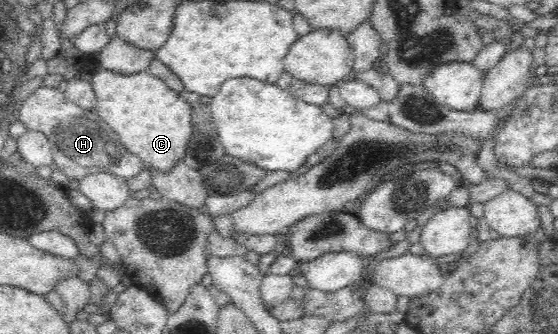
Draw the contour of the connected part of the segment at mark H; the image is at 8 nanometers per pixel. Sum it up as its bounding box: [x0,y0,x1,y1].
[18,85,144,180]

